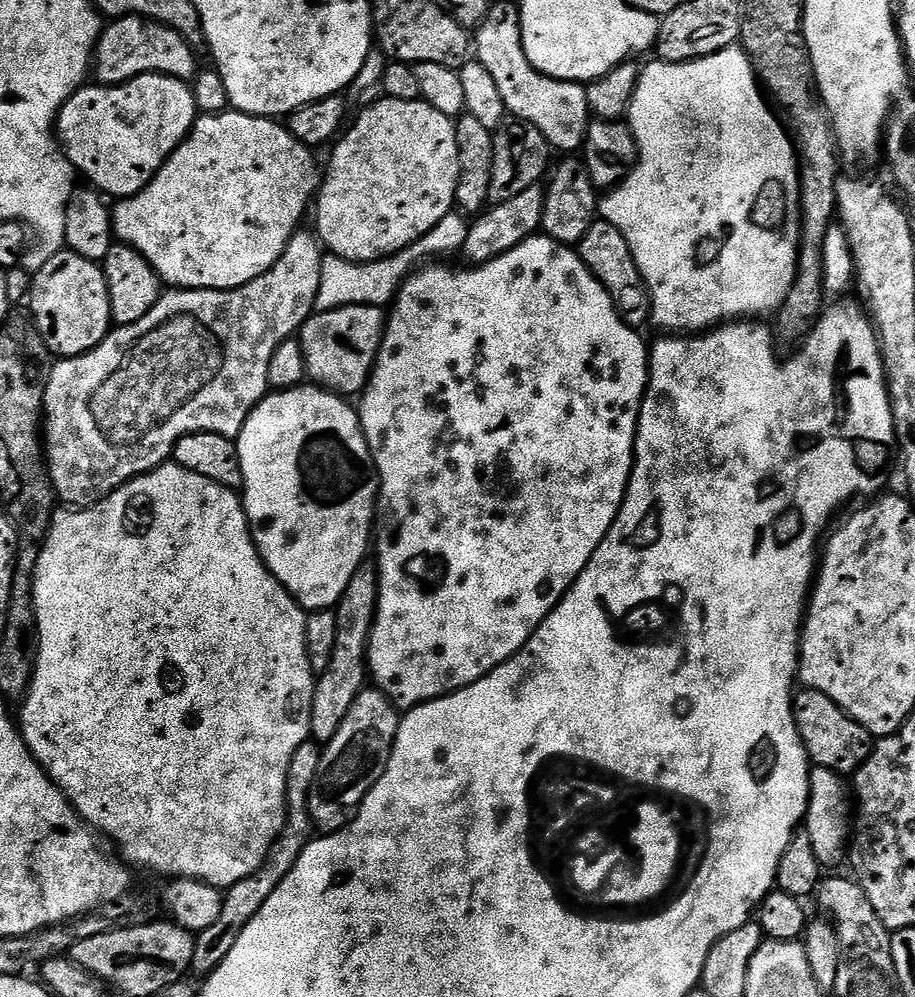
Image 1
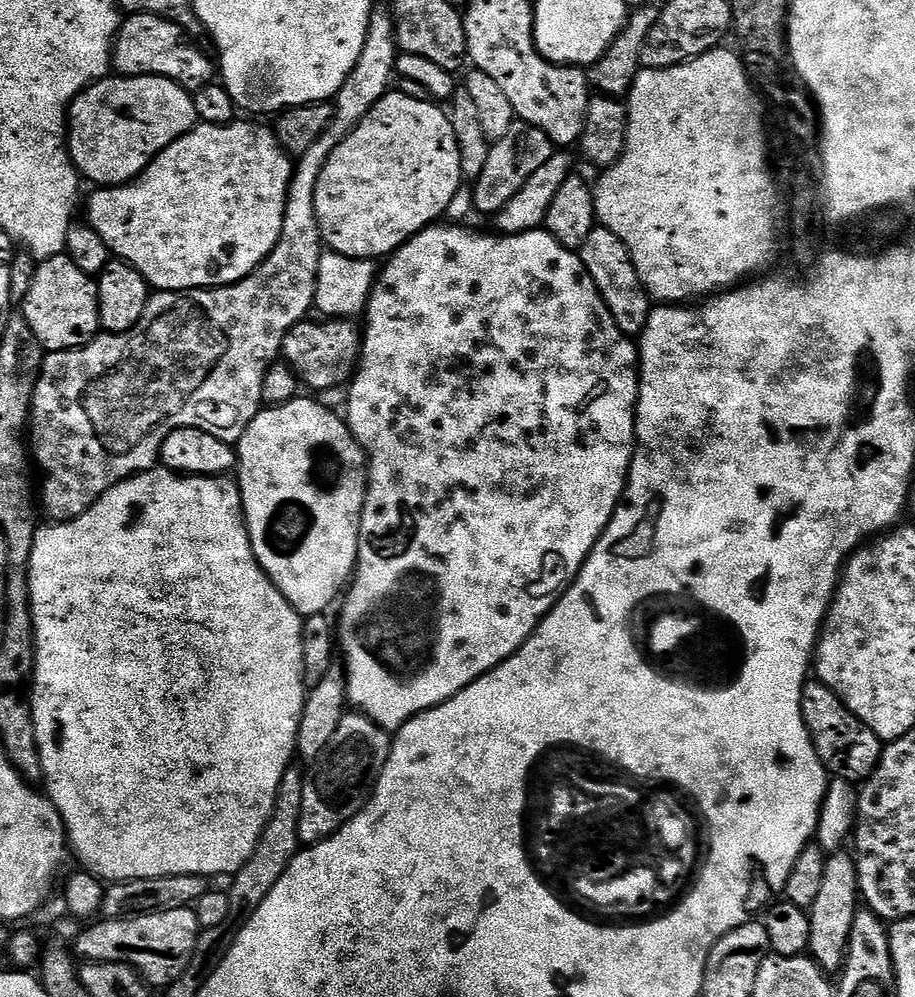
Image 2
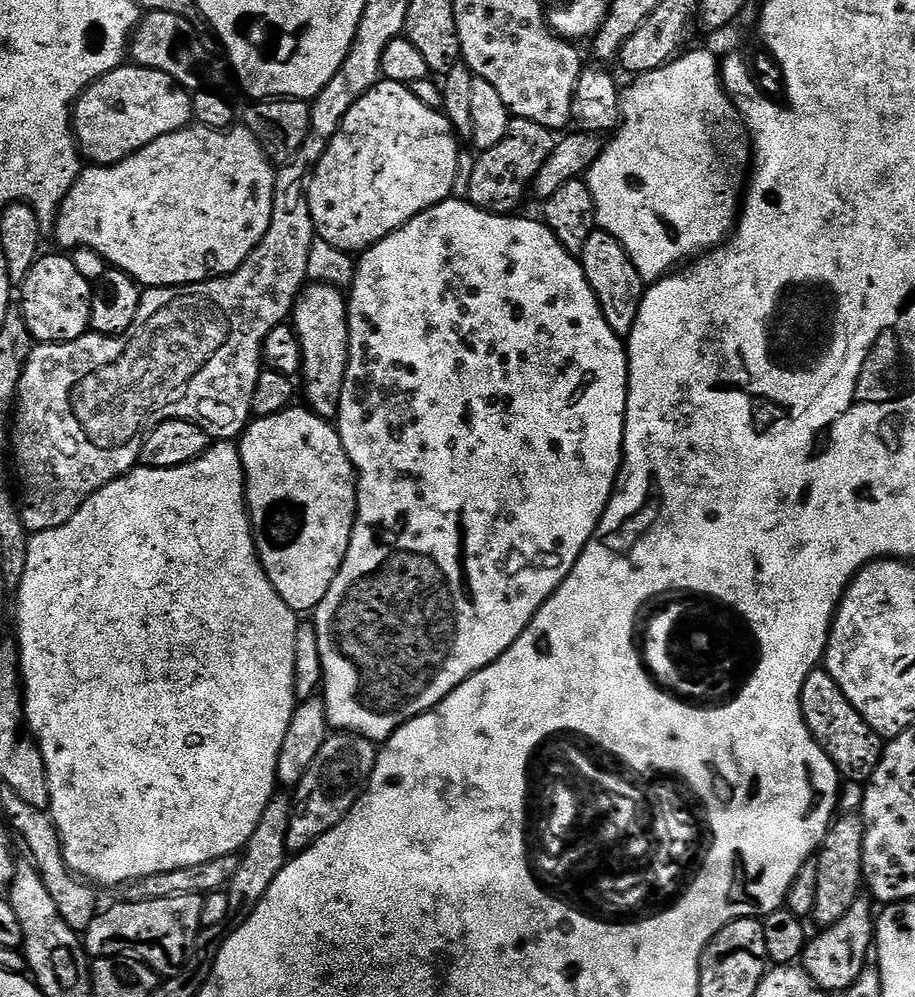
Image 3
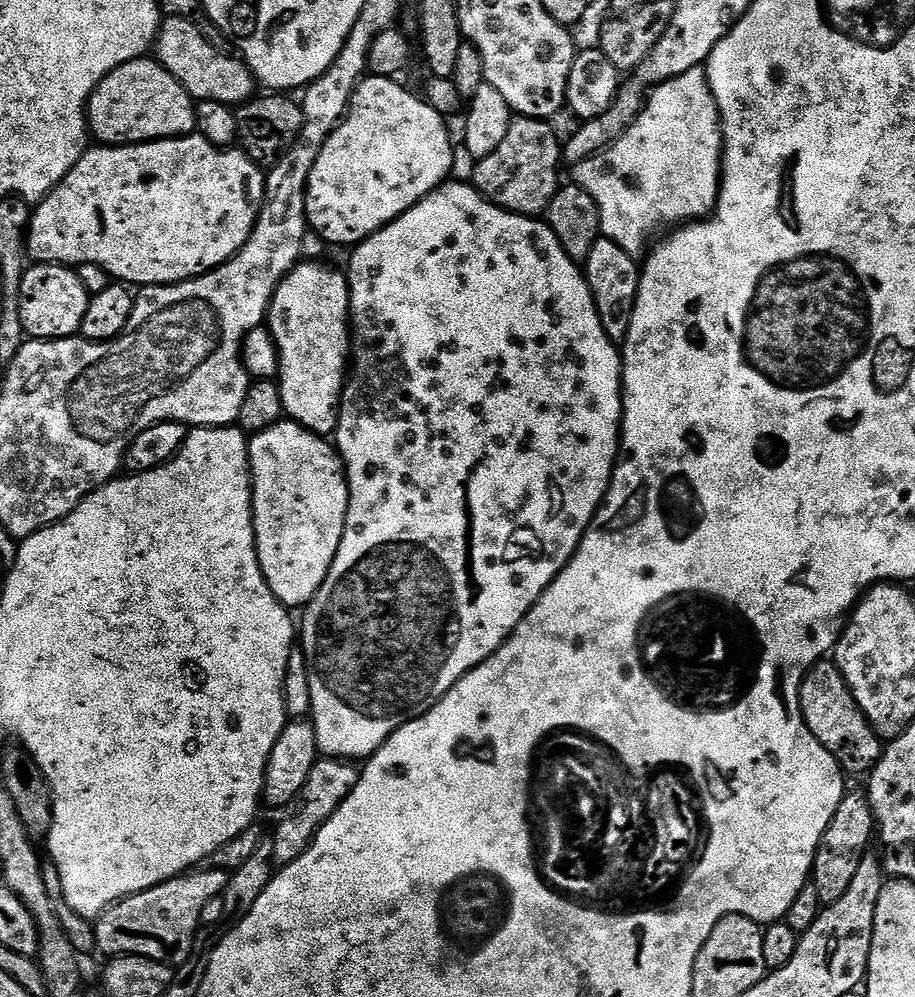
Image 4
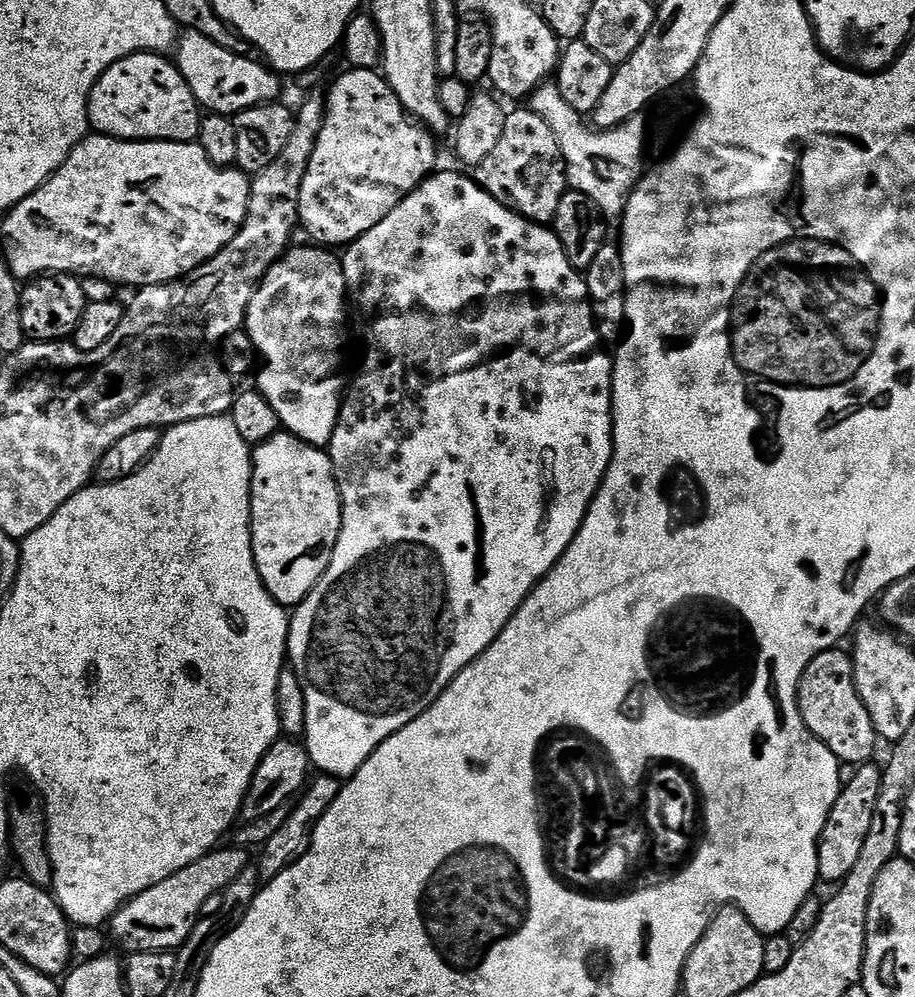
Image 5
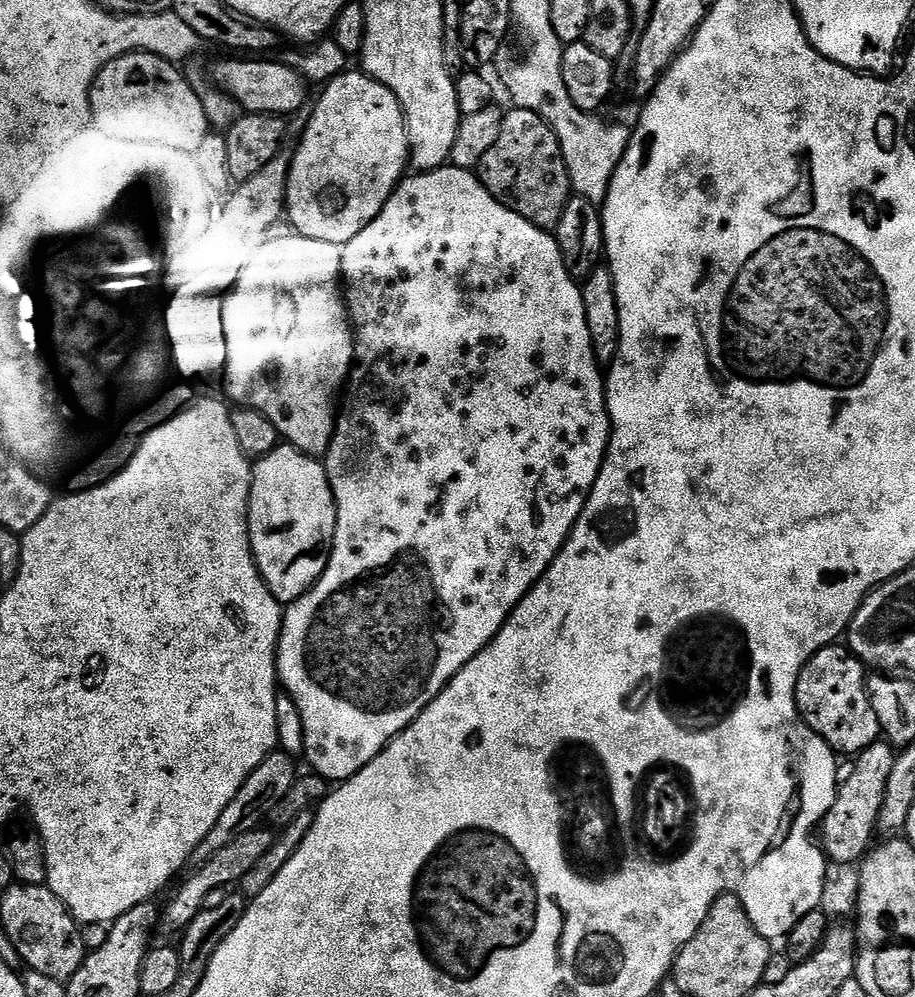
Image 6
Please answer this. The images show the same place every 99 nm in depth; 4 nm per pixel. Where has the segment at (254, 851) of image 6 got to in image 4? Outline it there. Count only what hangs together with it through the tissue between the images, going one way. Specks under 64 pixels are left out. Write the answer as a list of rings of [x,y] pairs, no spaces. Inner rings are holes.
[[[211,866],[203,870],[189,870],[150,890],[119,900],[95,921],[97,949],[101,953],[104,951],[108,958],[141,956],[173,966],[185,964],[192,953],[192,945],[196,943],[196,934],[202,927],[202,910],[206,902],[223,897],[228,877],[229,873]]]

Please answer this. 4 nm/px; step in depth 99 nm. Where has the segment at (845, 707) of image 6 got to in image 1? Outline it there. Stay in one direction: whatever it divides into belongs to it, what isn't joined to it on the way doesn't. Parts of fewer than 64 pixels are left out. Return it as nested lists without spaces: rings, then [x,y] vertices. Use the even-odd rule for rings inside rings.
[[[813,688],[797,691],[792,698],[792,713],[798,734],[815,767],[841,774],[855,774],[868,760],[874,737],[853,716],[847,716],[824,692]]]

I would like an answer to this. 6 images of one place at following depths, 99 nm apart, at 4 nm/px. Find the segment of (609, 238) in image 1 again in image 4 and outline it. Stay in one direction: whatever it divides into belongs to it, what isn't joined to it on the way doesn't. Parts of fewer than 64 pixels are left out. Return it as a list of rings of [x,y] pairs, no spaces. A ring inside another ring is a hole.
[[[601,238],[594,242],[594,250],[590,250],[588,259],[583,261],[582,271],[585,280],[588,281],[590,294],[594,298],[594,306],[598,310],[602,330],[606,330],[613,344],[623,345],[630,330],[630,318],[634,314],[634,306],[638,298],[642,268],[637,257],[626,254],[626,250],[618,246],[618,242]]]

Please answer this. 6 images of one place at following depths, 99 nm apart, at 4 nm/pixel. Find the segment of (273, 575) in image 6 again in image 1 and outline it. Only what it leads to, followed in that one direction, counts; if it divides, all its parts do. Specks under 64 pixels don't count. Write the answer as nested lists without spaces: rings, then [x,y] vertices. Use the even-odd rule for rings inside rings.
[[[301,386],[291,388],[285,392],[273,391],[264,397],[256,409],[249,414],[242,426],[239,437],[236,440],[236,449],[242,462],[242,478],[244,486],[242,499],[244,512],[248,515],[248,524],[252,528],[252,538],[256,542],[256,548],[260,556],[272,573],[276,575],[276,581],[295,598],[297,604],[305,610],[332,610],[339,604],[346,586],[350,586],[350,578],[354,578],[354,570],[365,563],[370,545],[374,540],[374,525],[376,522],[376,502],[380,498],[380,477],[376,475],[376,463],[372,460],[372,451],[364,437],[364,431],[360,425],[360,413],[352,408],[347,399],[337,396],[335,392],[329,392],[319,386]]]

